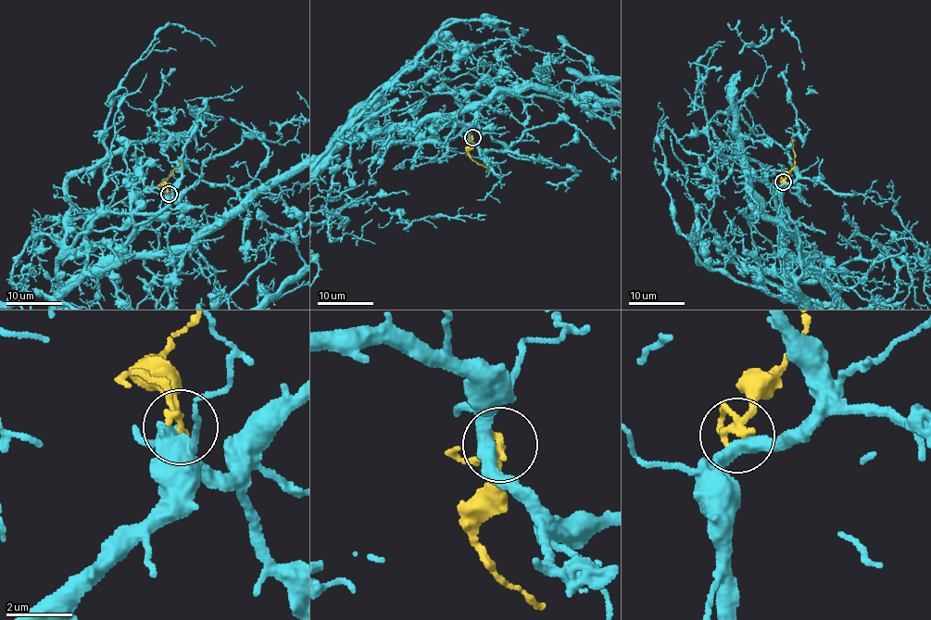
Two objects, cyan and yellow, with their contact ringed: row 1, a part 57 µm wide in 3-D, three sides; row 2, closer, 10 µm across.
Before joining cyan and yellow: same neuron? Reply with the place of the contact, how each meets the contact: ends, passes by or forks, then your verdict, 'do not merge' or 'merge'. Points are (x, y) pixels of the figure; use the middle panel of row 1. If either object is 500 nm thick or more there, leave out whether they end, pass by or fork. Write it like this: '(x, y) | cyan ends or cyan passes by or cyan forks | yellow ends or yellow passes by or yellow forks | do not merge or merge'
(472, 137) | cyan passes by | yellow passes by | do not merge

